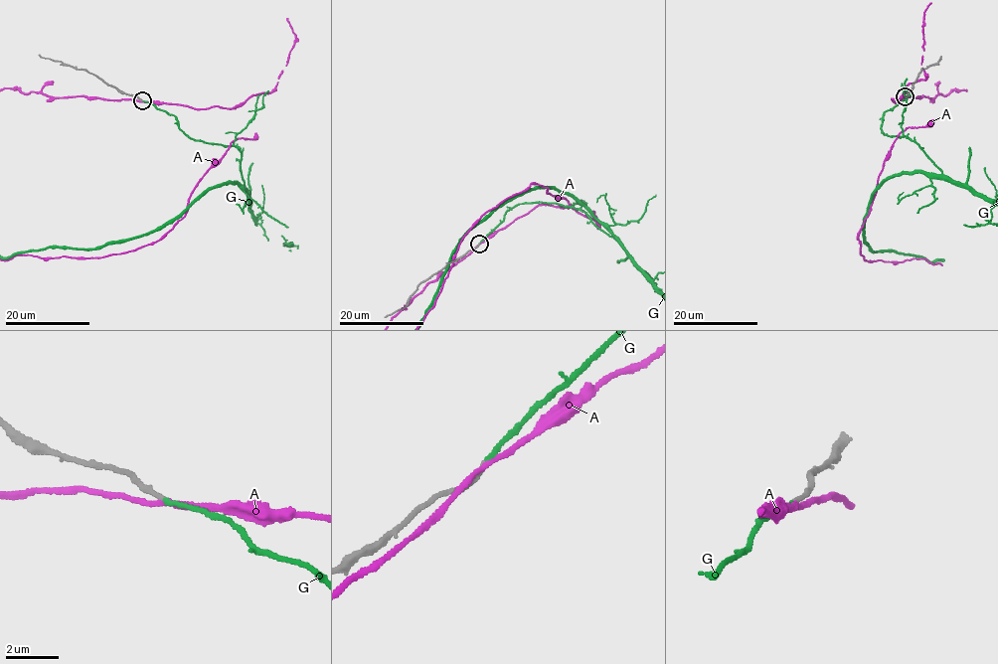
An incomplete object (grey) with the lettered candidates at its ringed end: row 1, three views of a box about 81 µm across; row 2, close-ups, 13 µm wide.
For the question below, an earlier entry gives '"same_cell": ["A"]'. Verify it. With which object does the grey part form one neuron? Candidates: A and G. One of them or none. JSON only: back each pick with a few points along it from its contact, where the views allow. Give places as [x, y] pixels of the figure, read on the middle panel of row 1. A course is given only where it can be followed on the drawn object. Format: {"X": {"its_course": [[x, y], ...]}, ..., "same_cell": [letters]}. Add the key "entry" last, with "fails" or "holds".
{"same_cell": ["G"], "entry": "fails"}

